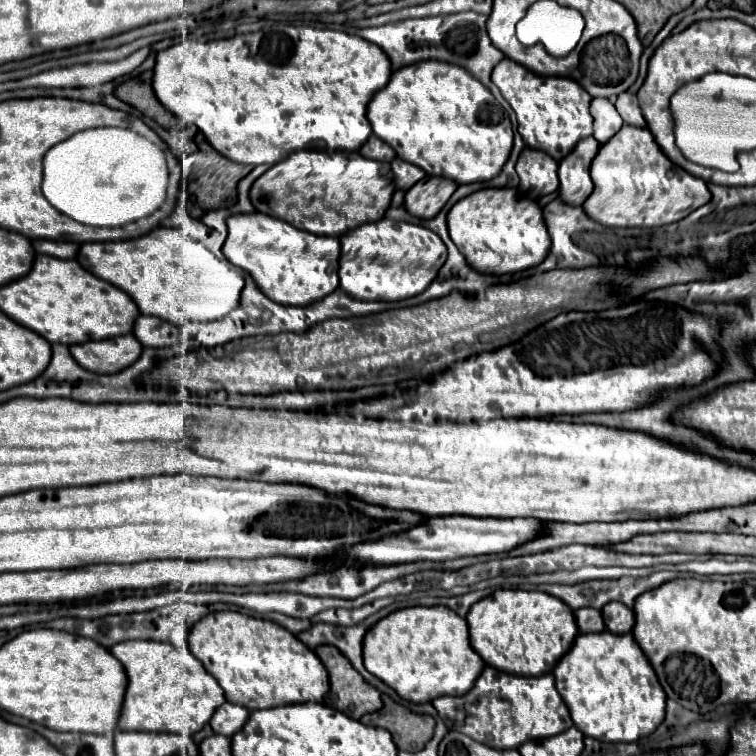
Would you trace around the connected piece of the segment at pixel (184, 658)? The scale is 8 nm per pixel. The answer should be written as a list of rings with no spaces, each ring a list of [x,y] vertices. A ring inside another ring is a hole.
[[[125,641],[111,647],[111,653],[125,665],[129,685],[119,717],[119,729],[123,731],[163,731],[163,733],[179,733],[179,735],[193,735],[209,723],[215,709],[225,703],[225,691],[221,685],[205,671],[205,667],[193,657],[187,645],[175,647],[173,643],[157,643],[157,641]]]

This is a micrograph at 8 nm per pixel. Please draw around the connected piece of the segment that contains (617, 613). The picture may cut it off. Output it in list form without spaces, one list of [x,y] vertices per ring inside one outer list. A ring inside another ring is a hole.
[[[609,603],[603,607],[603,619],[611,633],[631,633],[635,625],[635,615],[623,603]]]

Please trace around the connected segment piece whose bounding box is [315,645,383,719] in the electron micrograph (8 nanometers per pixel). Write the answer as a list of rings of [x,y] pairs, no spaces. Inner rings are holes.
[[[321,645],[315,653],[329,671],[331,695],[335,695],[335,709],[343,711],[351,719],[361,719],[365,713],[379,711],[383,707],[381,693],[365,683],[357,671],[353,671],[349,659],[337,651],[337,647]]]

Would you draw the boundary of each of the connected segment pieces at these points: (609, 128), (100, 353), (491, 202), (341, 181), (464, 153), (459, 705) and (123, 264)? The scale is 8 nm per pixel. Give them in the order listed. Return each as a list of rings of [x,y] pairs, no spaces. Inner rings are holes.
[[[593,99],[591,103],[591,115],[595,121],[595,131],[593,137],[603,145],[605,141],[609,141],[609,137],[619,131],[619,127],[623,125],[623,119],[619,117],[615,105],[609,99]]]
[[[121,335],[105,341],[89,341],[69,347],[73,359],[93,373],[117,373],[135,363],[143,351],[133,335]]]
[[[511,187],[481,189],[461,199],[451,207],[447,225],[451,241],[465,255],[467,263],[473,269],[489,275],[517,273],[535,267],[547,257],[551,249],[543,209],[535,199],[525,199],[519,189]]]
[[[311,149],[311,151],[295,151],[293,155],[289,155],[289,159],[283,159],[281,163],[265,171],[251,187],[251,203],[257,211],[273,215],[277,219],[285,219],[287,223],[293,223],[293,227],[297,229],[309,231],[313,235],[339,237],[351,231],[353,227],[385,217],[385,211],[389,209],[393,193],[395,193],[395,183],[393,183],[393,171],[389,163],[365,159],[357,151],[313,151]]]
[[[429,59],[413,63],[409,67],[401,67],[401,71],[393,71],[387,87],[377,91],[377,95],[371,99],[367,115],[373,133],[379,139],[385,139],[385,143],[395,149],[397,157],[421,167],[427,175],[449,177],[459,185],[489,181],[497,177],[513,147],[511,121],[499,101],[481,81],[469,75],[469,71],[445,61]]]
[[[487,665],[467,695],[439,697],[433,701],[433,705],[449,729],[465,733],[493,749],[517,749],[521,743],[559,735],[573,725],[565,701],[561,699],[559,703],[553,673],[539,677],[519,677]]]
[[[157,227],[151,233],[129,239],[129,241],[107,241],[107,243],[85,243],[79,247],[77,261],[99,279],[113,283],[125,291],[139,307],[143,315],[155,315],[169,323],[179,325],[181,321],[215,321],[237,307],[243,277],[235,265],[229,261],[217,259],[207,247],[193,241],[189,235],[183,235],[179,227]]]

